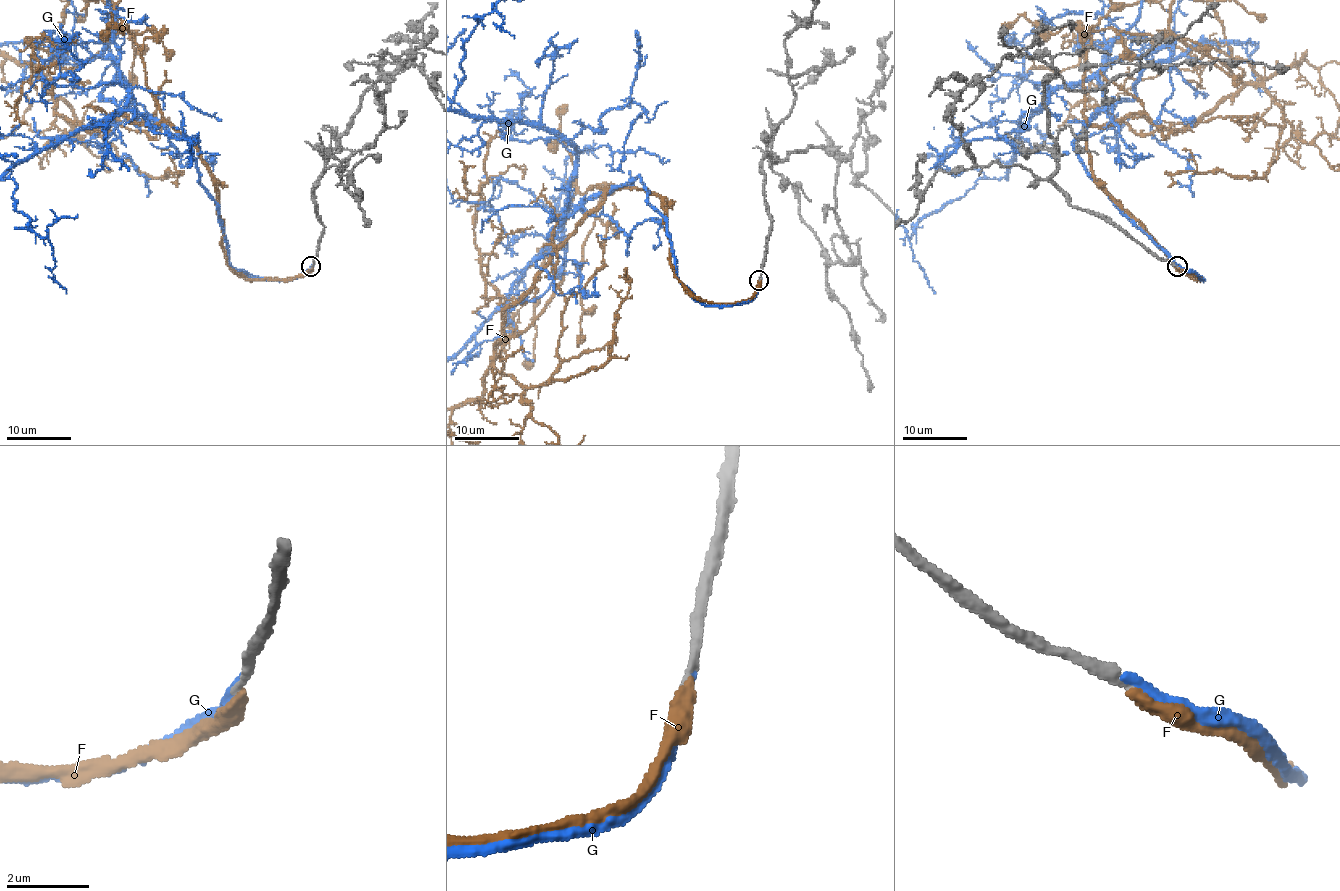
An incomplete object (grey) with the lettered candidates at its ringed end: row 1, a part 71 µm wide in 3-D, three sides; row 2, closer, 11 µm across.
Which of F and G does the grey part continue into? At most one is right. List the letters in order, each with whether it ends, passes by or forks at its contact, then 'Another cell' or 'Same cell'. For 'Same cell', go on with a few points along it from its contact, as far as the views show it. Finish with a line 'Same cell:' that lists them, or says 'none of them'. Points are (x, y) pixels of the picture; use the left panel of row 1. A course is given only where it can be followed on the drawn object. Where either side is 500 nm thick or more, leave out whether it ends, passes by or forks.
F: It ends there. Another cell
G: It ends there. Same cell
Same cell: G

